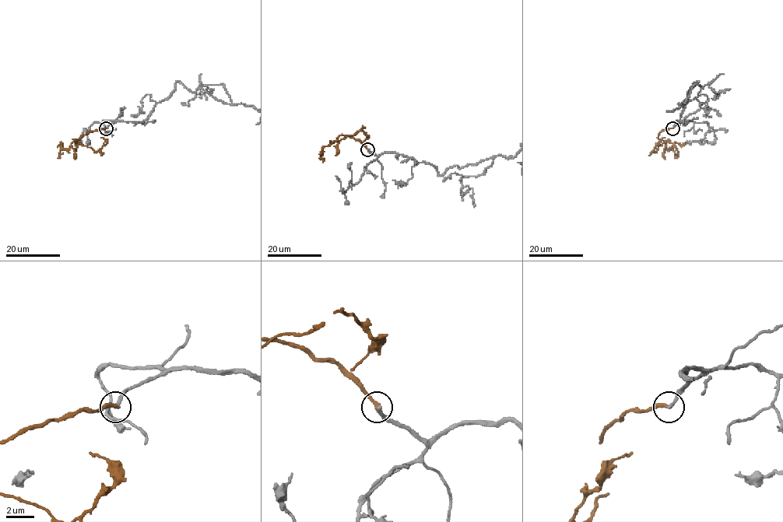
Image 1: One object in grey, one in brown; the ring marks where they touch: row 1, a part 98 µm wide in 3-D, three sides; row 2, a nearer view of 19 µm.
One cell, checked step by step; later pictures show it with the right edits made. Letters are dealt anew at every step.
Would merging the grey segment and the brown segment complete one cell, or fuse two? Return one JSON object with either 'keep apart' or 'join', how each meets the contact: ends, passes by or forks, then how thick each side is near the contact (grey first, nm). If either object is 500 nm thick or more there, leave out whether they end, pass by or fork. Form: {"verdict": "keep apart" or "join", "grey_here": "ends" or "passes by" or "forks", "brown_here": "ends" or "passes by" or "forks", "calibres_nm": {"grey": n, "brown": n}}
{"verdict": "join", "grey_here": "ends", "brown_here": "ends", "calibres_nm": {"grey": 240, "brown": 240}}

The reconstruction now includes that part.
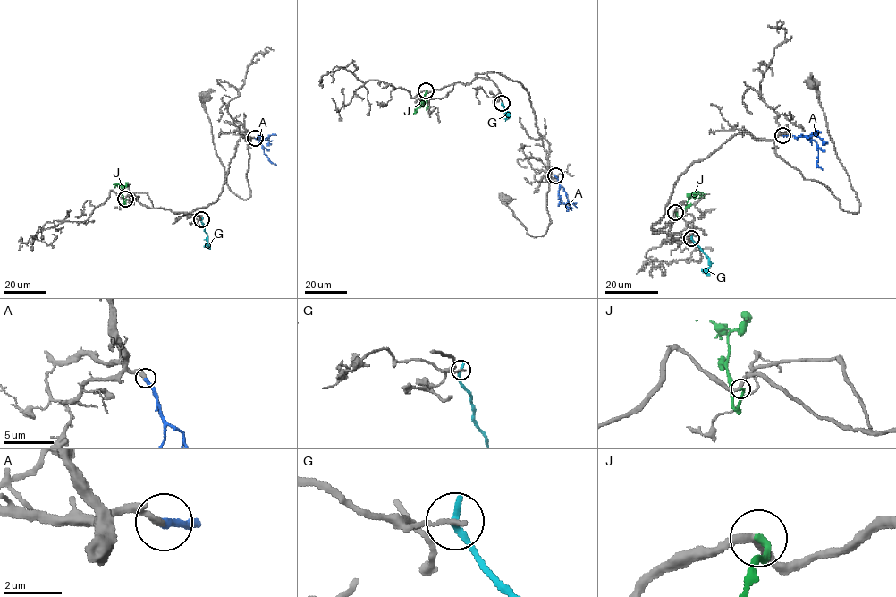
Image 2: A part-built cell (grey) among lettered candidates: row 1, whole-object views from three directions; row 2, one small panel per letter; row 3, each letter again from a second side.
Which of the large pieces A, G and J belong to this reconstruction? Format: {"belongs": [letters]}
{"belongs": ["A"]}

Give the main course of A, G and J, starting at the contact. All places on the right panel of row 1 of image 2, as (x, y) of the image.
A: (782, 136), (806, 136), (813, 139), (817, 144), (817, 166), (822, 169)
G: (691, 238), (709, 260), (709, 267), (705, 272)
J: (675, 212), (679, 217), (681, 216), (688, 200), (698, 192), (705, 194)

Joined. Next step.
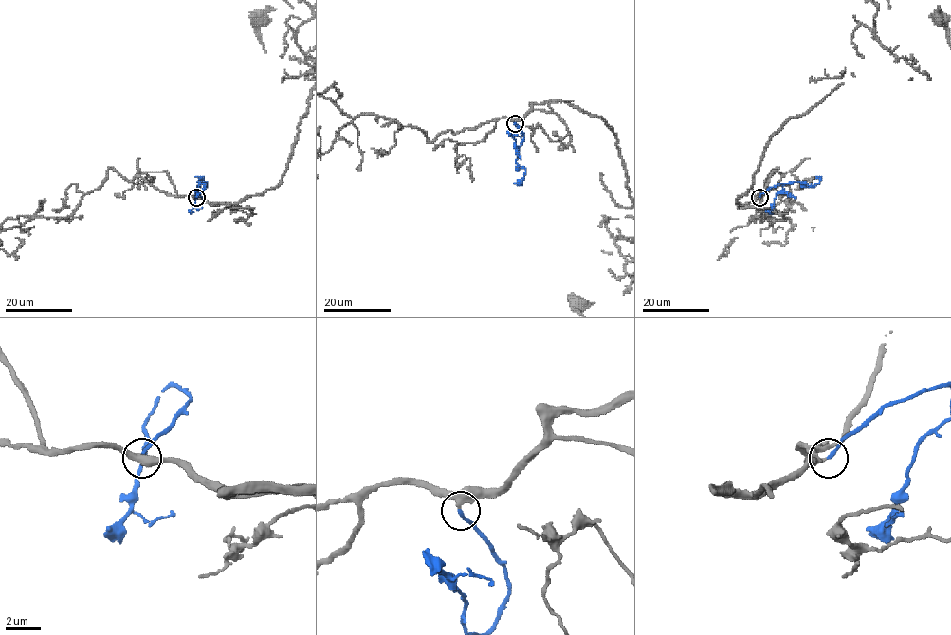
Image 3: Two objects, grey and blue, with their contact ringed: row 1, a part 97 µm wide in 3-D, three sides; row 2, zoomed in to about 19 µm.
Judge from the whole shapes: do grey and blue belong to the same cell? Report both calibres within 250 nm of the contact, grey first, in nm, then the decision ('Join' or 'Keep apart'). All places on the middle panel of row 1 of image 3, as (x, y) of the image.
Thickness 340 nm (grey) against 190 nm. Join

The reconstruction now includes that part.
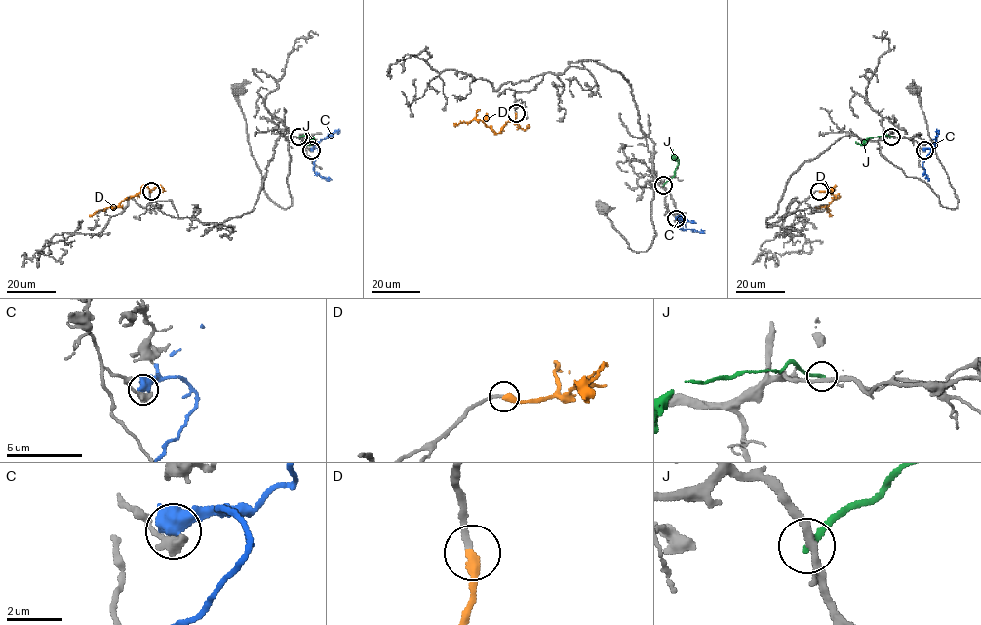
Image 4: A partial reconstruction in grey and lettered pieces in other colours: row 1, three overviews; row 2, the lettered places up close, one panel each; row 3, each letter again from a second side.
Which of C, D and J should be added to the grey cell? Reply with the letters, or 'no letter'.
D

